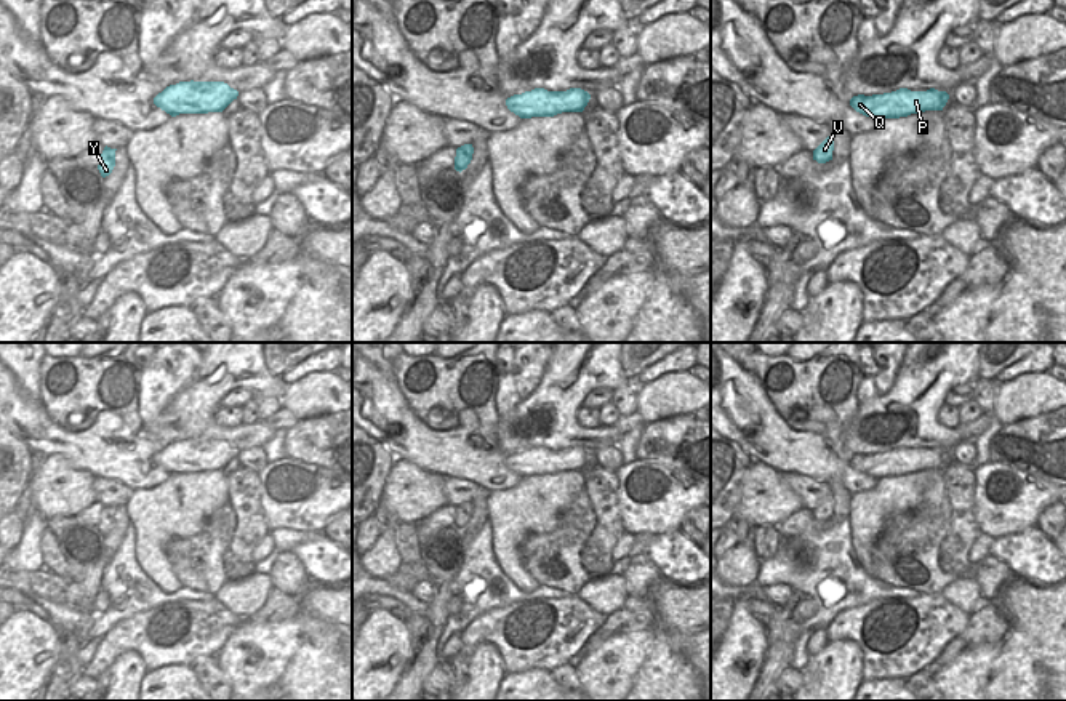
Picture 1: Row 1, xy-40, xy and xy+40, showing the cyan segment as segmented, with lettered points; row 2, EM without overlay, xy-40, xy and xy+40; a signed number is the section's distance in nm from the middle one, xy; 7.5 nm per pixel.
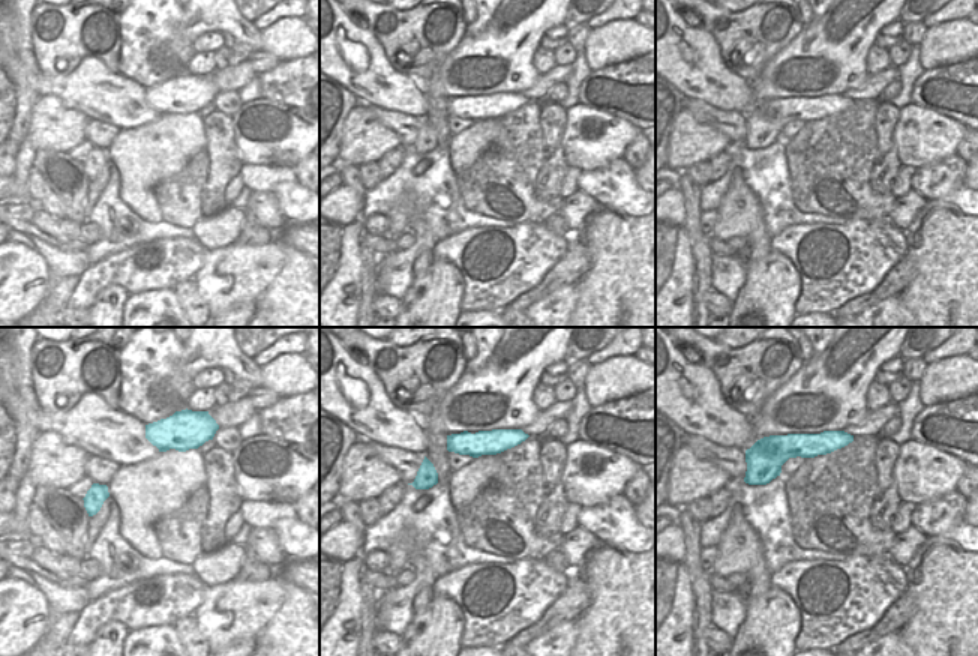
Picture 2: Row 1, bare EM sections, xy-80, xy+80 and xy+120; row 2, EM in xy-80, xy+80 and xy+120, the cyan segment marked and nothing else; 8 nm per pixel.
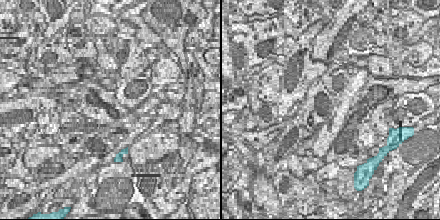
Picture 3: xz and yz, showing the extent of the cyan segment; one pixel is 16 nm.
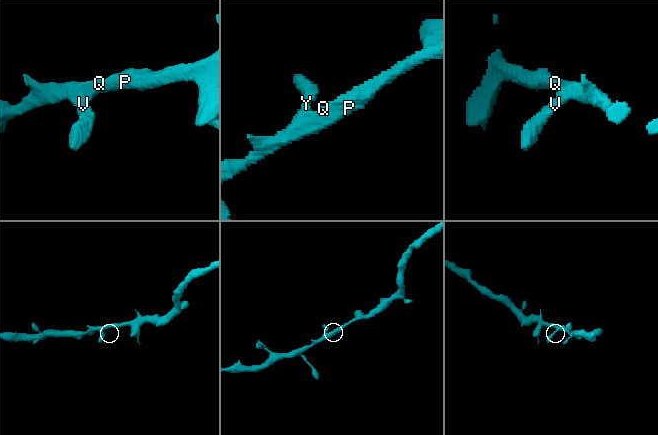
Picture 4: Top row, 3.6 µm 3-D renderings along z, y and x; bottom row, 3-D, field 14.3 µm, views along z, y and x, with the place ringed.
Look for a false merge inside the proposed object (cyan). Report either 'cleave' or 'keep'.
keep

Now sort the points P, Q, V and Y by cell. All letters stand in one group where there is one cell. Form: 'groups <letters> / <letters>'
groups P Q V Y

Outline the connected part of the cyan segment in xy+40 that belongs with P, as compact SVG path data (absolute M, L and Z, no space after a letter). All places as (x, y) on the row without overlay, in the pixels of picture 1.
M900 447L884 453L853 455L850 464L856 471L880 480L884 477L900 477L925 469L943 469L948 458L949 453L946 450L938 450L935 447L927 450Z

